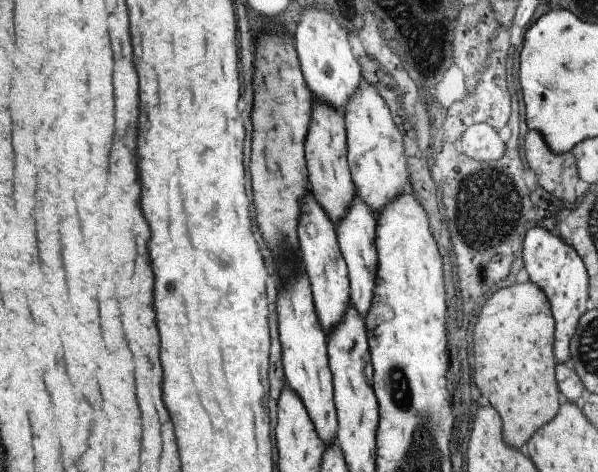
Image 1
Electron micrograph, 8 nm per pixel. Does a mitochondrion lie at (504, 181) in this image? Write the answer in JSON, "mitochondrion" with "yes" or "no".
{"mitochondrion":"yes"}

